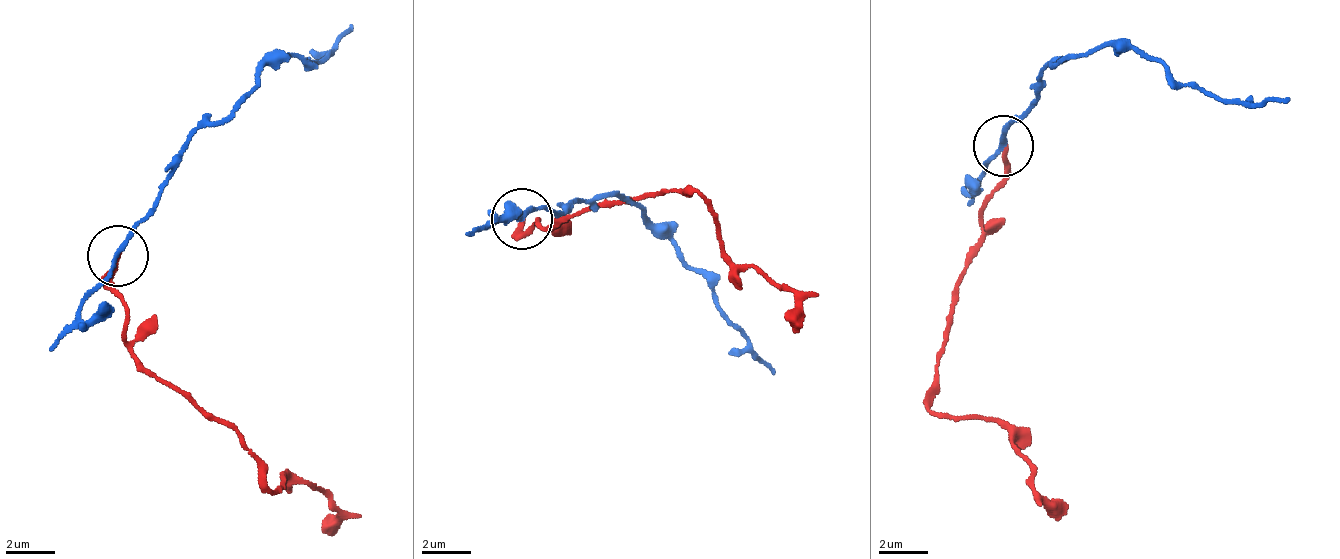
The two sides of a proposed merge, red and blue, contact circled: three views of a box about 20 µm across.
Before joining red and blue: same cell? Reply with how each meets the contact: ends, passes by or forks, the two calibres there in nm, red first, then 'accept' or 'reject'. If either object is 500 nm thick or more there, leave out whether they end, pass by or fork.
red ends | blue passes by | 180/180 nm | reject

